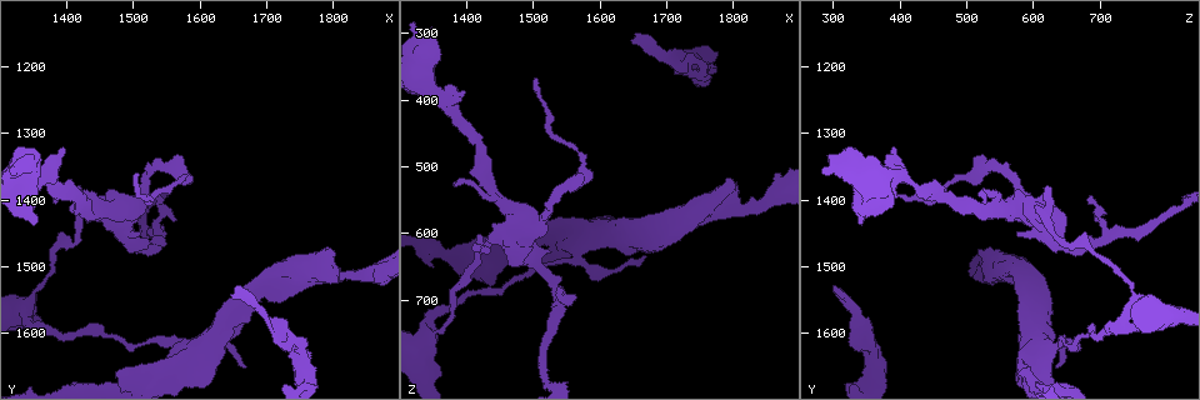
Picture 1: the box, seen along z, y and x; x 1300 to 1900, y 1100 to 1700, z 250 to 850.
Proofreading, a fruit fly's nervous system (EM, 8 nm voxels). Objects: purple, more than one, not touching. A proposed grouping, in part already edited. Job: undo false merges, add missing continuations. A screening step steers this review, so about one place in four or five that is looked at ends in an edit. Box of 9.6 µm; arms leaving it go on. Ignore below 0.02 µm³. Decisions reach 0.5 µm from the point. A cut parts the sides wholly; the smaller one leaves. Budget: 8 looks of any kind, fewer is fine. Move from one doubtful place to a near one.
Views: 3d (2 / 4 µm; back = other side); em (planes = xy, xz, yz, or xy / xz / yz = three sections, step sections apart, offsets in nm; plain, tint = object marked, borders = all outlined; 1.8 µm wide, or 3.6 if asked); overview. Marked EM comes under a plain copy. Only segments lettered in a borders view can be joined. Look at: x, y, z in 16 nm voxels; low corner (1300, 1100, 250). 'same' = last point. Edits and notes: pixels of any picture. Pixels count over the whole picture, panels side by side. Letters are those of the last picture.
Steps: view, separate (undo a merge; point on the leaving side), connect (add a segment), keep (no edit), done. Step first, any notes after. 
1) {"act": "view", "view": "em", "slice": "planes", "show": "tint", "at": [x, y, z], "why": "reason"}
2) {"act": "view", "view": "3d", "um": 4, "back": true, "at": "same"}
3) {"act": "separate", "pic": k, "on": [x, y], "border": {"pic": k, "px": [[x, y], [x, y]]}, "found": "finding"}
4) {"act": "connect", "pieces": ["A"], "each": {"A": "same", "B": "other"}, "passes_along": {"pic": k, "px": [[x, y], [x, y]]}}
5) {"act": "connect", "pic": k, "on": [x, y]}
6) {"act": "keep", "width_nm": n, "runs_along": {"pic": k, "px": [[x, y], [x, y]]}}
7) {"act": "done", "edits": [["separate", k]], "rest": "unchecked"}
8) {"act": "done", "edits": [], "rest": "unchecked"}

{"act": "view", "view": "3d", "um": 4, "back": true, "at": [1335, 1565, 755]}

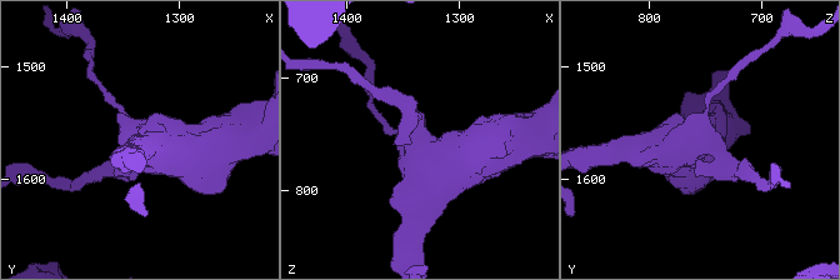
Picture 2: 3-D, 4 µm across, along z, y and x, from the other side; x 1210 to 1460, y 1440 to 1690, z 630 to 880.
{"act": "view", "view": "em", "um": 3.6, "slice": "xz", "step": 8, "show": "tint", "at": [1338, 1560, 754], "why": "need the tissue"}

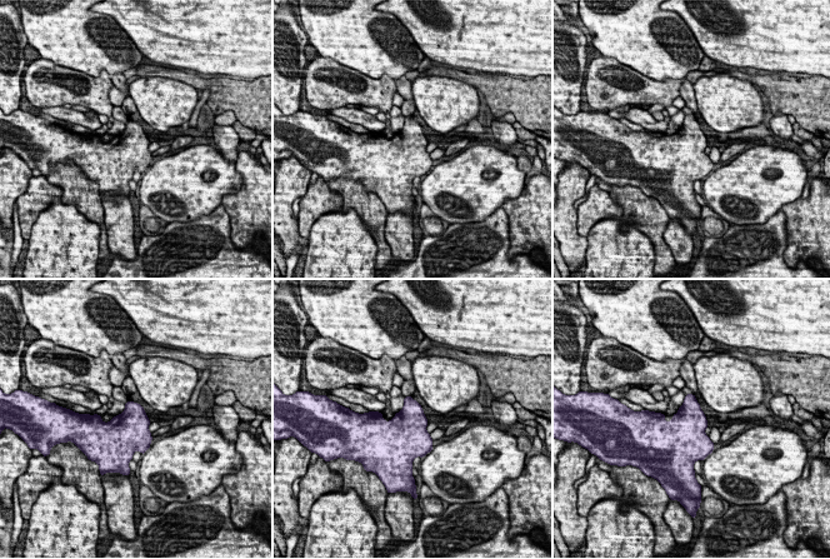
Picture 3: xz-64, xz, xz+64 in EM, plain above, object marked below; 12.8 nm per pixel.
{"act": "view", "view": "em", "um": 3.6, "slice": "planes", "show": "borders", "at": "same", "why": "cut it another way"}

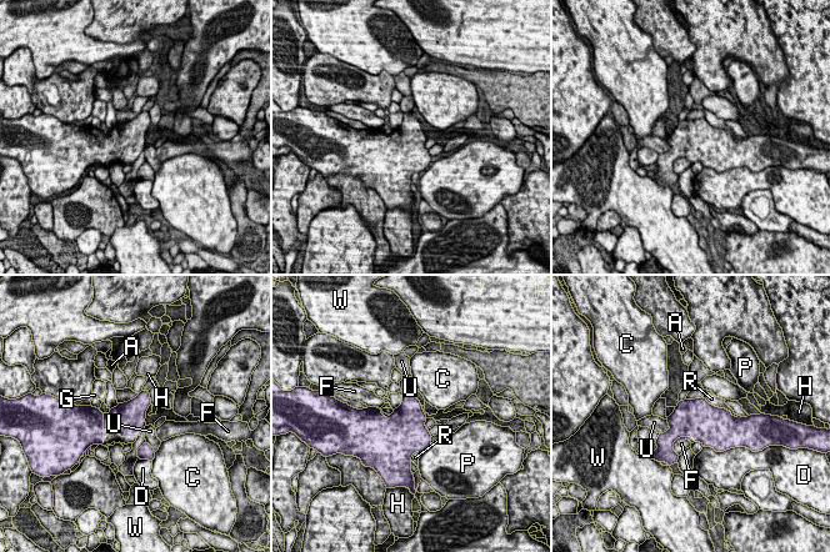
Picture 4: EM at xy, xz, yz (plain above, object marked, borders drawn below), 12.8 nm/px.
{"act": "keep", "longest_contact_nm": ["R", 480], "each": {"A": "other", "C": "other", "D": "other", "F": "other", "G": "other", "H": "other", "P": "other", "R": "other", "U": "other", "W": "other"}, "border": {"pic": 4, "px": [[666, 420], [669, 428], [659, 433]]}, "found": "one neuron here"}

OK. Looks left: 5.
{"act": "view", "view": "3d", "um": 4, "at": [1485, 1425, 595], "why": "sudden change in width"}

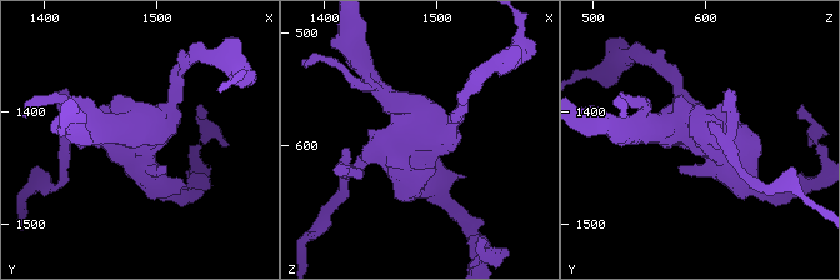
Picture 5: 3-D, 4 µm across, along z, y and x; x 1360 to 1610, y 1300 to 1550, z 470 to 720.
{"act": "view", "view": "em", "um": 3.6, "slice": "planes", "show": "borders", "at": "same"}

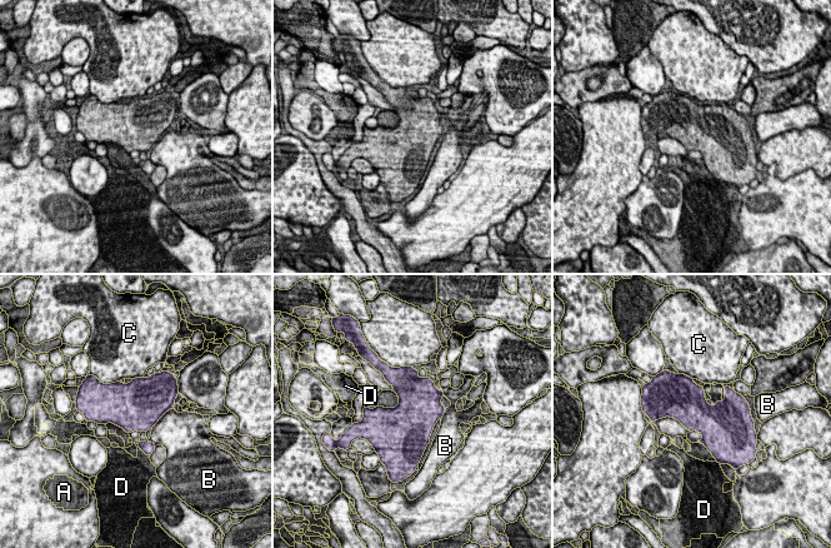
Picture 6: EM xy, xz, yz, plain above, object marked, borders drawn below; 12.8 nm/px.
{"act": "keep", "longest_contact_nm": ["B", 380], "each": {"A": "other", "B": "other", "C": "other", "D": "other"}, "border": {"pic": 6, "px": [[173, 407], [151, 427]]}, "found": "one neuron here"}

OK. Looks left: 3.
{"act": "view", "view": "em", "slice": "planes", "show": "borders", "at": [1355, 1430, 345], "why": "thick end"}

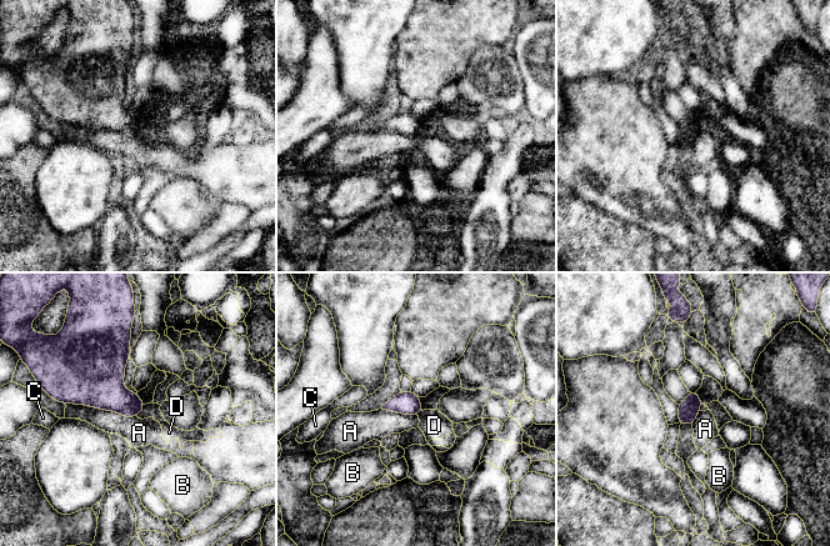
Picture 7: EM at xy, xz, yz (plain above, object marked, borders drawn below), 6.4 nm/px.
{"act": "keep", "each": {"A": "other", "B": "other", "C": "other", "D": "other"}, "border": {"pic": 7, "px": [[65, 402], [85, 404], [135, 416]]}, "found": "none of them fits"}

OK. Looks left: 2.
{"act": "done", "edits": [], "rest": "unchecked"}

